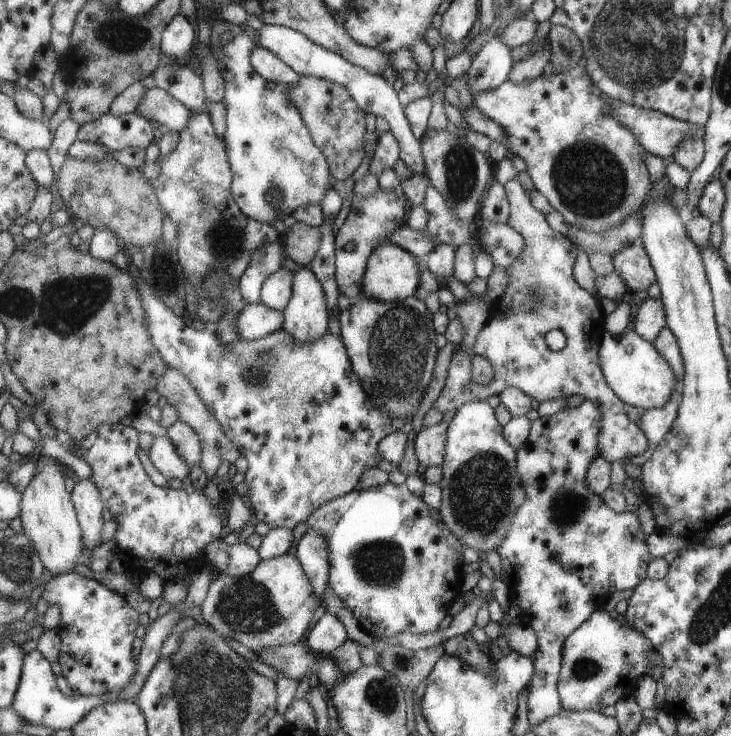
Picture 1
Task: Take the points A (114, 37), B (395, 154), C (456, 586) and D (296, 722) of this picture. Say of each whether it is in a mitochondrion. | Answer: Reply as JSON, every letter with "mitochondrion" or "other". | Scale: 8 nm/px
{"A":"mitochondrion","B":"other","C":"other","D":"other"}

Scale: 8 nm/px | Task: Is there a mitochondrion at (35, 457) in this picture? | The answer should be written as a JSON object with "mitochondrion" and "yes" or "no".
{"mitochondrion":"no"}

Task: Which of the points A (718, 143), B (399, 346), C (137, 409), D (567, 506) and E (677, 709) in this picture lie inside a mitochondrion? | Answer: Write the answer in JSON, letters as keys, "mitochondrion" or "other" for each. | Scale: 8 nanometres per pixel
{"A":"other","B":"mitochondrion","C":"other","D":"mitochondrion","E":"other"}

